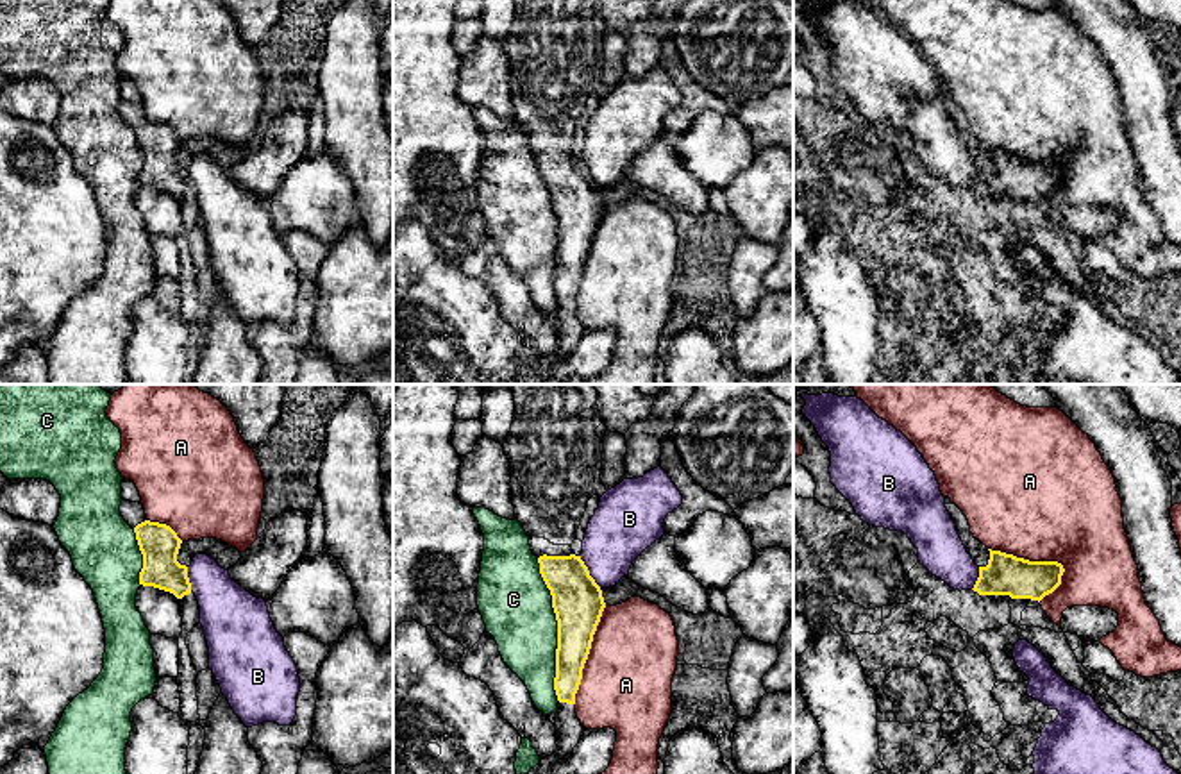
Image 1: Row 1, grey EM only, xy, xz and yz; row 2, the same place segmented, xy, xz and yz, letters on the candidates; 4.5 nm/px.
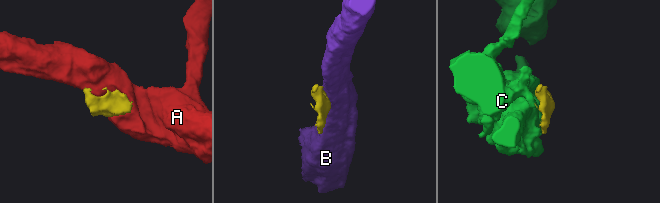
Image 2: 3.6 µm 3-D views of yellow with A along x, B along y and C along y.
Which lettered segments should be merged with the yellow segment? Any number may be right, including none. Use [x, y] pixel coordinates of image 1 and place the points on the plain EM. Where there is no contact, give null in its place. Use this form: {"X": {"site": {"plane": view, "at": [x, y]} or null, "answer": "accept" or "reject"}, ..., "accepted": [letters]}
{"A": {"site": {"plane": "yz", "at": [1035, 161]}, "answer": "reject"}, "B": {"site": {"plane": "xz", "at": [588, 172]}, "answer": "reject"}, "C": {"site": {"plane": "xz", "at": [558, 229]}, "answer": "reject"}, "accepted": []}

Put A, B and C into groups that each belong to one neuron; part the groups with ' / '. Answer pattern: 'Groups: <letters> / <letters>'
Groups: A / B / C

